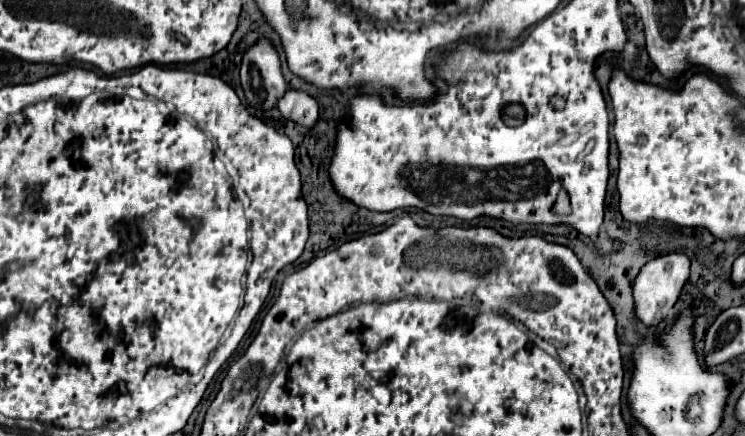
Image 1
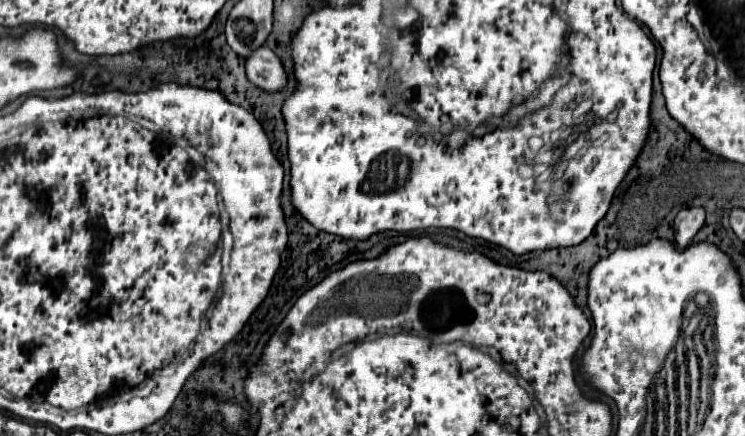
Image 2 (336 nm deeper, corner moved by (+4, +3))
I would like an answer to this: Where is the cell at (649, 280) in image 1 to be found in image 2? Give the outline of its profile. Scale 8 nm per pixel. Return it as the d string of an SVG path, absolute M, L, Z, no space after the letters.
M691 207L691 209L681 211L675 217L675 225L673 225L677 247L687 249L695 233L703 227L703 223L705 223L705 211L701 207Z

